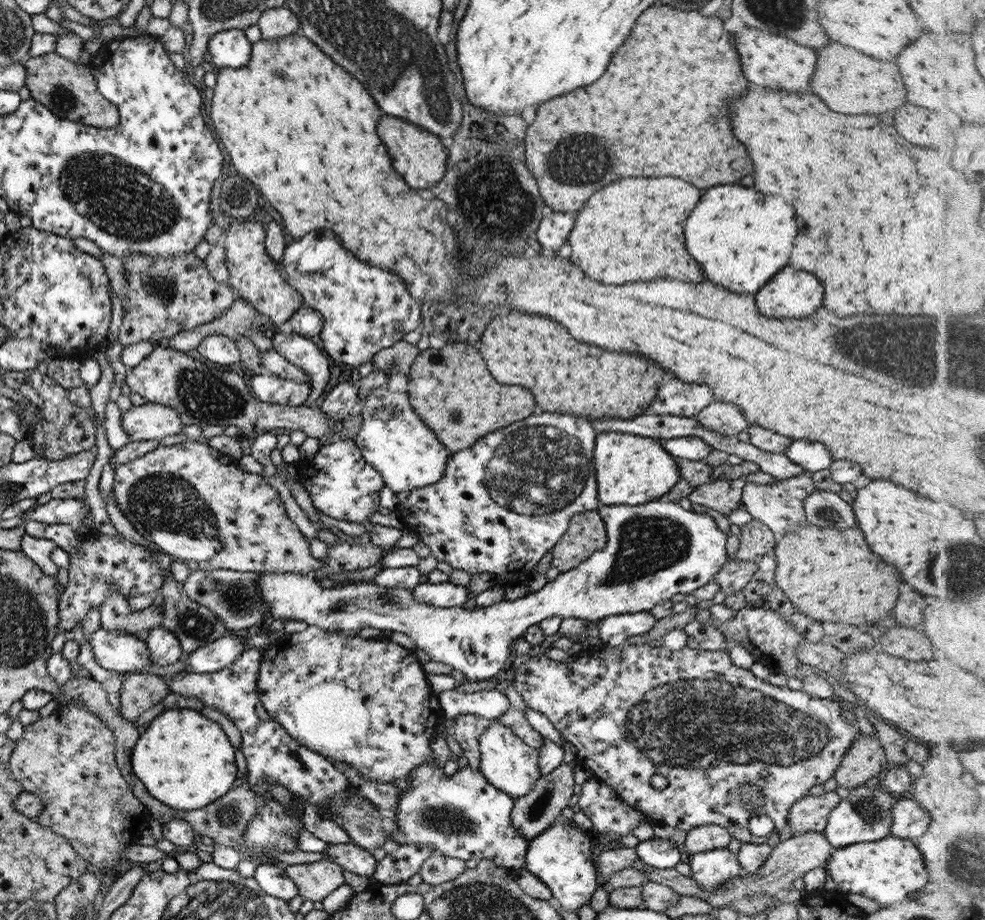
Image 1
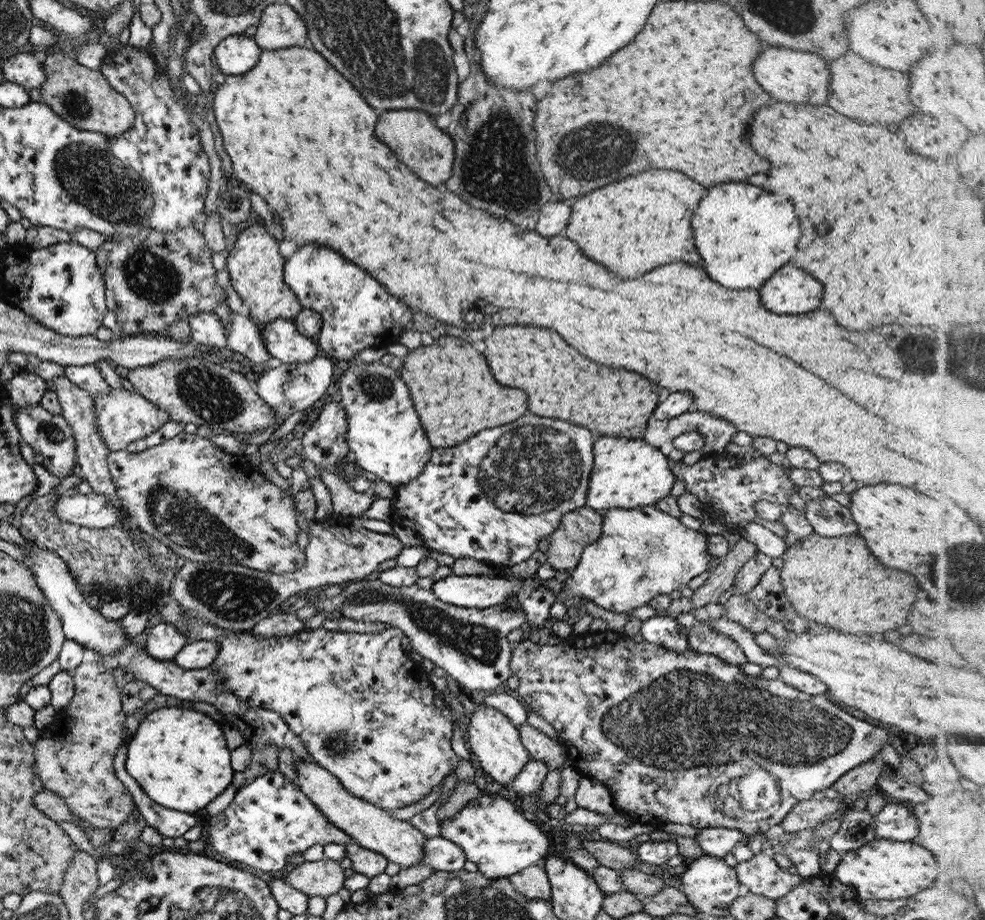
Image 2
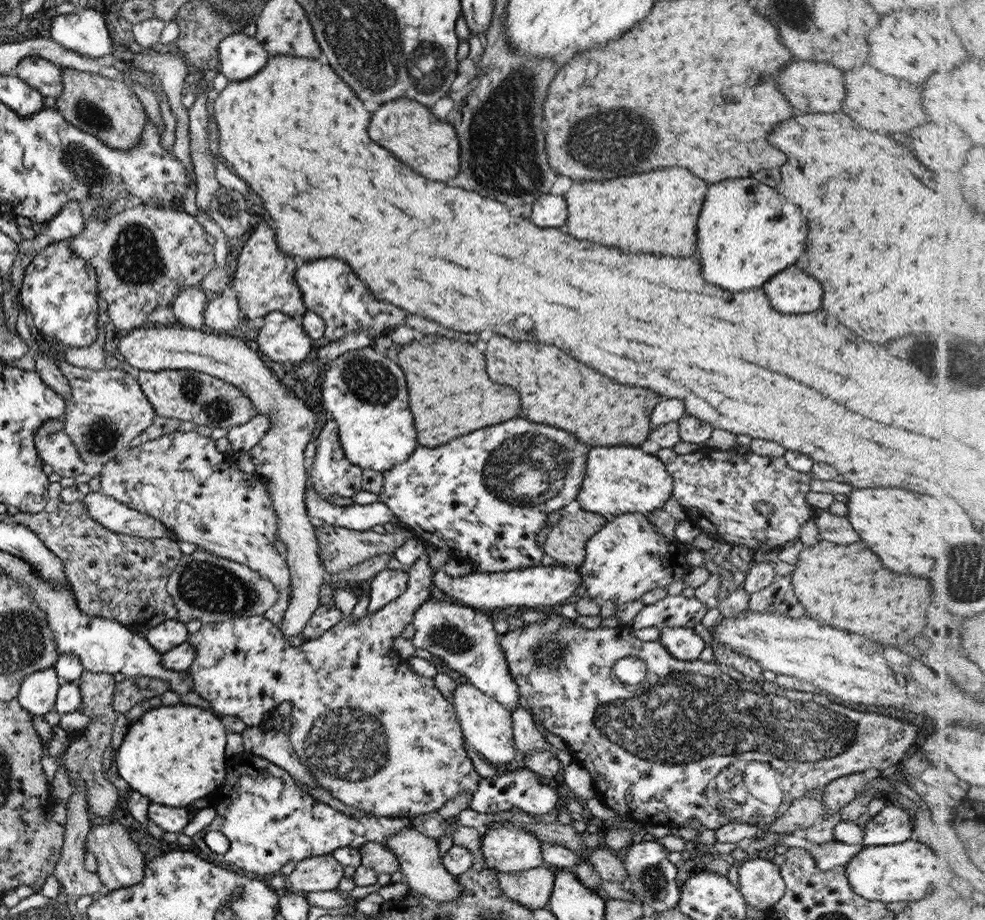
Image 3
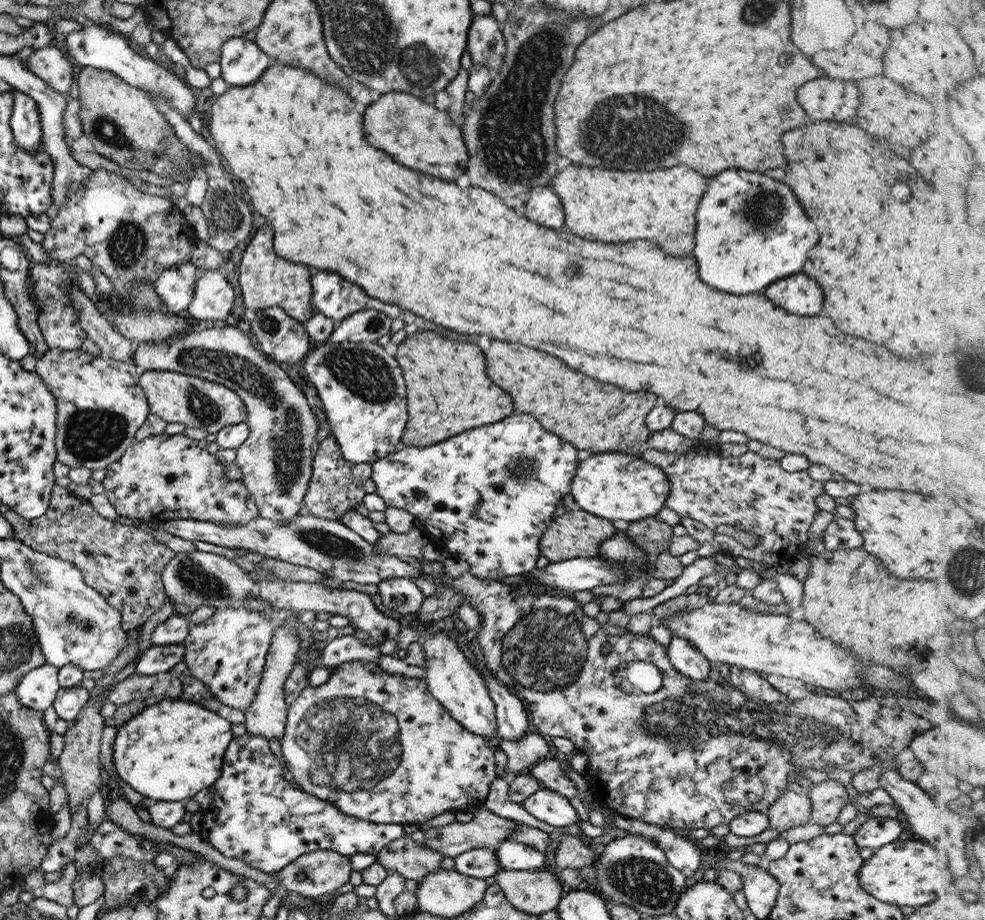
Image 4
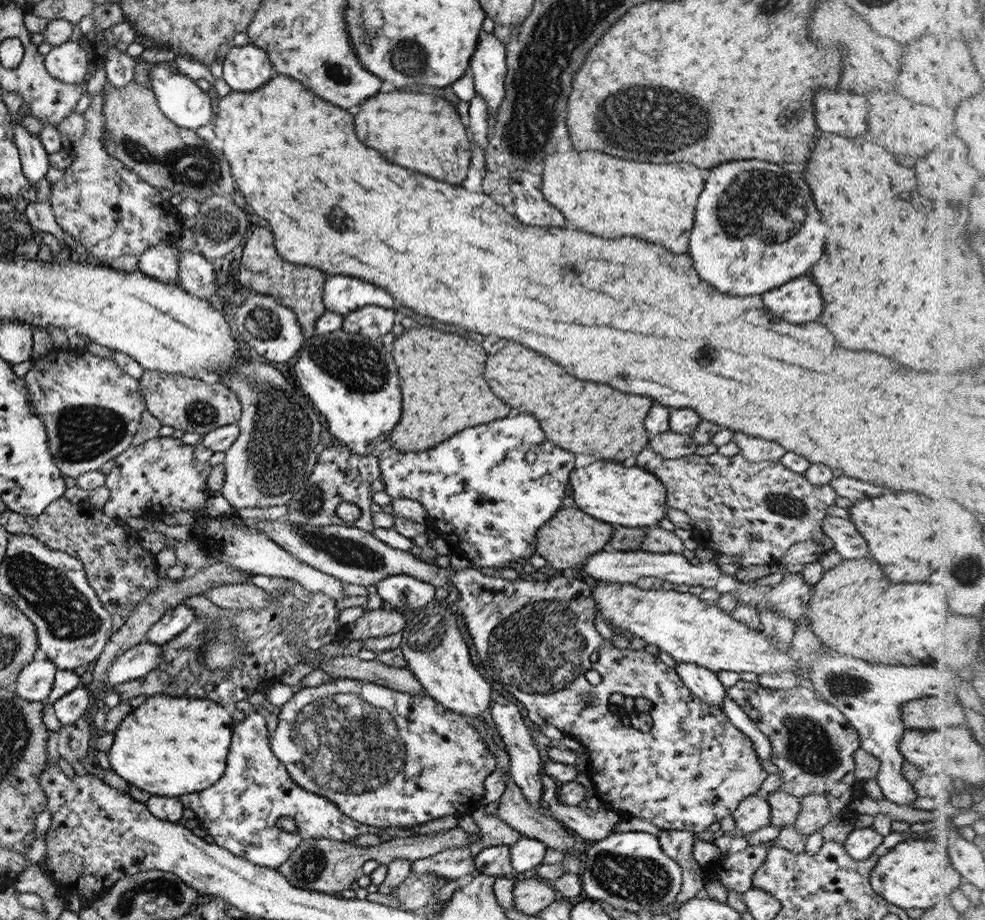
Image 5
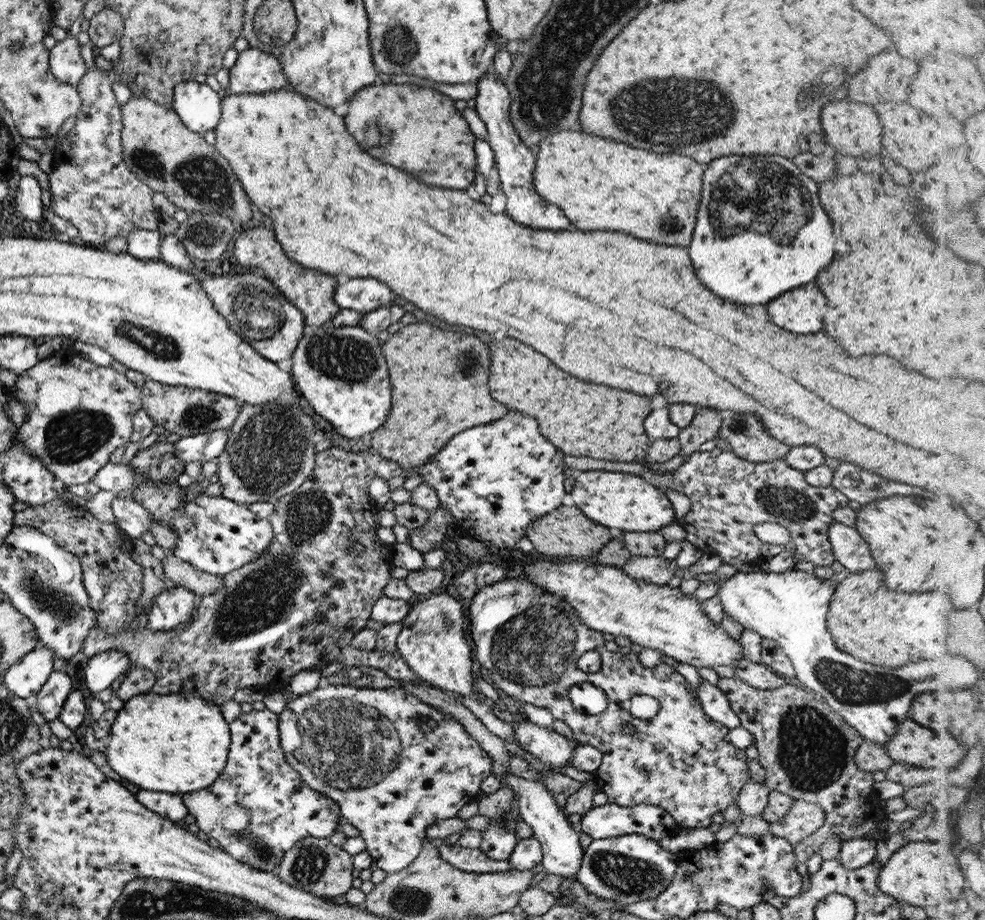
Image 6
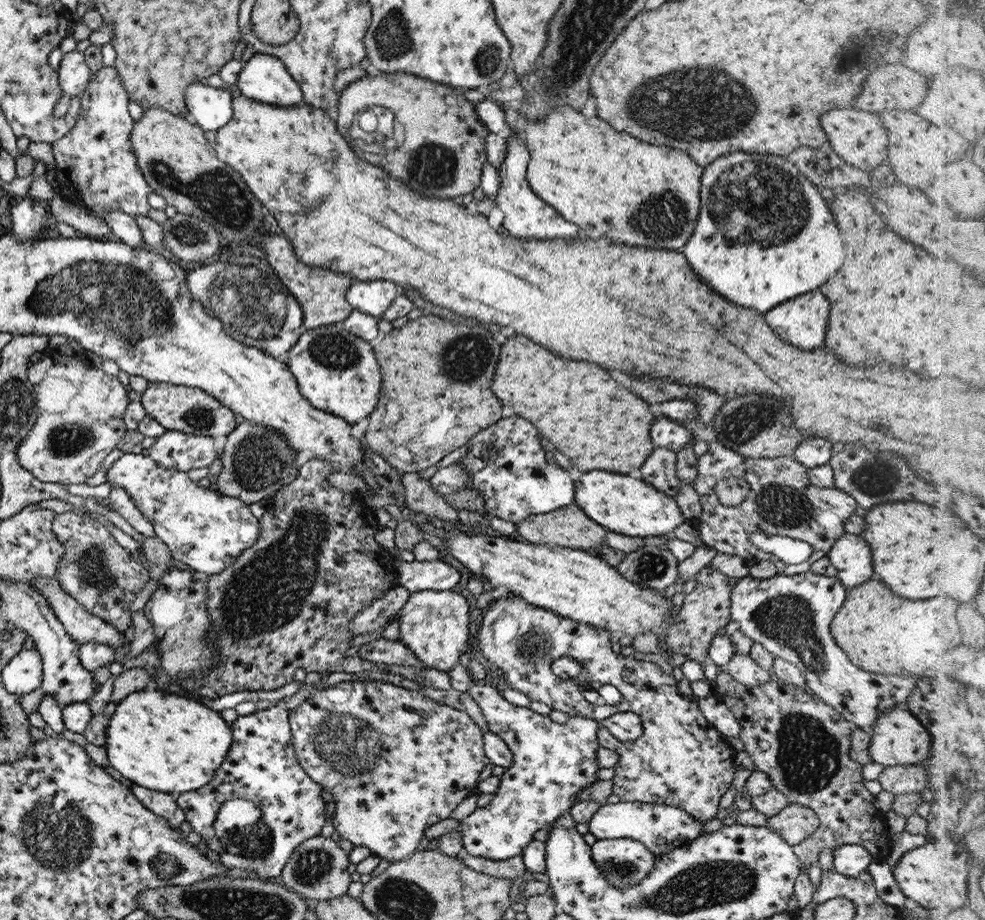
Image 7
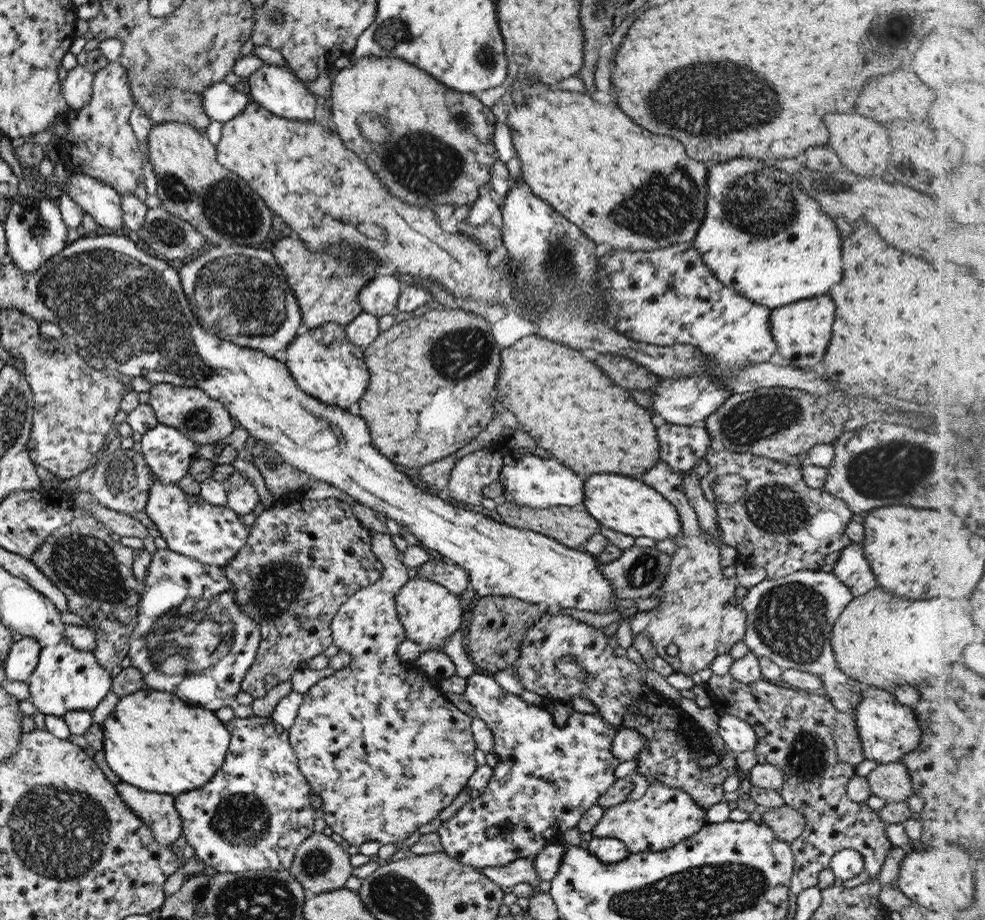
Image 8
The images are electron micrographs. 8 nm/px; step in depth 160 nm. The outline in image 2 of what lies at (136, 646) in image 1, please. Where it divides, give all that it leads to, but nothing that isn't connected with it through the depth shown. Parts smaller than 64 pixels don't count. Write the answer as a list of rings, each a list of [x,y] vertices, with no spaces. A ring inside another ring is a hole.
[[[36,544],[30,549],[19,547],[31,558],[28,567],[34,572],[35,580],[45,595],[47,604],[59,616],[62,623],[62,632],[66,640],[77,642],[83,649],[91,650],[98,655],[114,654],[123,647],[123,640],[127,641],[127,634],[123,634],[121,626],[115,620],[106,620],[98,611],[89,608],[81,597],[79,589],[75,587],[71,575],[67,572],[65,562],[52,550]]]

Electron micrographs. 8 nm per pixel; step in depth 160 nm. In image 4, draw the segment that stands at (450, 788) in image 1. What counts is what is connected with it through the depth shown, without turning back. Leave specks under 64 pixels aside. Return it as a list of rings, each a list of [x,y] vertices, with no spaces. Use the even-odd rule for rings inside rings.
[[[511,839],[503,840],[494,851],[496,861],[503,870],[535,871],[545,860],[544,853]]]

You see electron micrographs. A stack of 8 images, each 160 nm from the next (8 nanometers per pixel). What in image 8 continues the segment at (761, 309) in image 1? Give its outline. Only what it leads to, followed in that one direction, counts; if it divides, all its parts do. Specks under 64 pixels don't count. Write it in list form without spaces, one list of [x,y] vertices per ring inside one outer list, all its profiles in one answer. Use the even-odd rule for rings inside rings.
[[[827,296],[798,300],[770,309],[769,330],[776,351],[791,367],[815,366],[823,356],[833,324],[833,302]]]

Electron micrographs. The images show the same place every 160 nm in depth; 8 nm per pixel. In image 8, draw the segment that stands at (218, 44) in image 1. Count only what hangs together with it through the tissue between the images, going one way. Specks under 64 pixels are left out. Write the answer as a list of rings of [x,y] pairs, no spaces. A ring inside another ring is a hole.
[[[263,64],[247,77],[250,100],[256,102],[275,116],[297,122],[313,122],[315,96],[286,66]]]

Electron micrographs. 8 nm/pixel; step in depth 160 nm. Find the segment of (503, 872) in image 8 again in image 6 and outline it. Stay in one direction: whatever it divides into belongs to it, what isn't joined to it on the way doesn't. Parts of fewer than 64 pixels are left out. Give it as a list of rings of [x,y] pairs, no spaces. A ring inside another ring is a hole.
[[[434,839],[441,860],[465,872],[477,874],[500,873],[511,868],[507,860],[491,860],[479,848],[465,848],[456,843],[447,844],[444,839]]]

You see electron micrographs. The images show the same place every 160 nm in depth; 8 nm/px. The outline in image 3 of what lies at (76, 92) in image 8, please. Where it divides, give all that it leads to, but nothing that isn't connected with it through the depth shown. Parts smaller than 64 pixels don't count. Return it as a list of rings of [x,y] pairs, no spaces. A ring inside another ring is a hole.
[[[27,56],[17,61],[13,74],[26,82],[42,97],[55,98],[61,92],[61,67],[39,56]]]

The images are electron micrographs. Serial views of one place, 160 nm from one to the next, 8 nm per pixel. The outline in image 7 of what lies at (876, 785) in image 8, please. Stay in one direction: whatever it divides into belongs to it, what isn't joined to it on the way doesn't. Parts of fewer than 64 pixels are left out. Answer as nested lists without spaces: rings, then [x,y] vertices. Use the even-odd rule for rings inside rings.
[[[919,764],[883,767],[876,781],[883,791],[902,795],[916,793],[926,787],[926,770]]]

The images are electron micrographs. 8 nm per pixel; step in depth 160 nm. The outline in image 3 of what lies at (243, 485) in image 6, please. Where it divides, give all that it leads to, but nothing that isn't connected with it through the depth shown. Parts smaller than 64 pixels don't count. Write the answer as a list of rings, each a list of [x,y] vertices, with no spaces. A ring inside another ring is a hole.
[[[145,325],[115,340],[115,350],[135,371],[157,372],[164,370],[191,369],[238,388],[249,400],[258,414],[270,420],[270,427],[265,436],[249,450],[254,472],[265,485],[270,496],[271,506],[276,516],[278,540],[287,546],[285,562],[288,566],[289,605],[285,610],[277,630],[285,642],[293,642],[294,636],[301,634],[306,622],[319,606],[317,592],[324,584],[323,565],[318,556],[315,531],[309,523],[304,505],[305,468],[303,450],[315,424],[315,414],[305,403],[288,390],[269,367],[249,349],[243,339],[235,336],[218,334],[211,330],[193,330],[180,325],[173,327]]]

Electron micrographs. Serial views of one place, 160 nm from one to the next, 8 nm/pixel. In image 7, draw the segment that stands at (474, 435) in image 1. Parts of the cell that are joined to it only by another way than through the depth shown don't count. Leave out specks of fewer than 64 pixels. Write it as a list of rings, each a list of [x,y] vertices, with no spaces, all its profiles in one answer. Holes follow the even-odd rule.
[[[435,315],[421,316],[407,321],[400,328],[393,328],[373,348],[381,366],[381,388],[377,406],[371,412],[369,426],[364,432],[364,444],[391,467],[404,473],[420,473],[455,448],[463,446],[476,432],[505,415],[506,410],[492,393],[491,386],[499,350],[499,344],[485,328],[461,326]]]

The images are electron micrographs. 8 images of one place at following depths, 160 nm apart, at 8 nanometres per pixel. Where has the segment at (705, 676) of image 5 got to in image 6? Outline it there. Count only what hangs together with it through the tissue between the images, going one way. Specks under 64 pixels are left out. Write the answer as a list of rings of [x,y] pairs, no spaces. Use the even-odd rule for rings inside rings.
[[[700,679],[696,689],[696,697],[700,702],[701,710],[715,722],[728,729],[740,726],[739,719],[730,709],[727,697],[717,686],[711,686],[705,680]]]

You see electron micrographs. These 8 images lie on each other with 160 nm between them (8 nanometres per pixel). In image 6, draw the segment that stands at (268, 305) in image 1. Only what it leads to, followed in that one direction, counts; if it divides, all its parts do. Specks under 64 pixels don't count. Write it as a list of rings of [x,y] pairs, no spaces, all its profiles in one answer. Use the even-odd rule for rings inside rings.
[[[265,228],[245,229],[245,232],[236,234],[232,241],[232,256],[239,262],[239,266],[245,270],[259,272],[260,276],[268,278],[273,286],[302,312],[304,324],[307,326],[321,326],[325,321],[330,321],[341,310],[332,299],[334,288],[338,284],[338,278],[326,275],[321,271],[307,269],[291,261],[281,250],[280,244],[275,240],[271,230]]]

